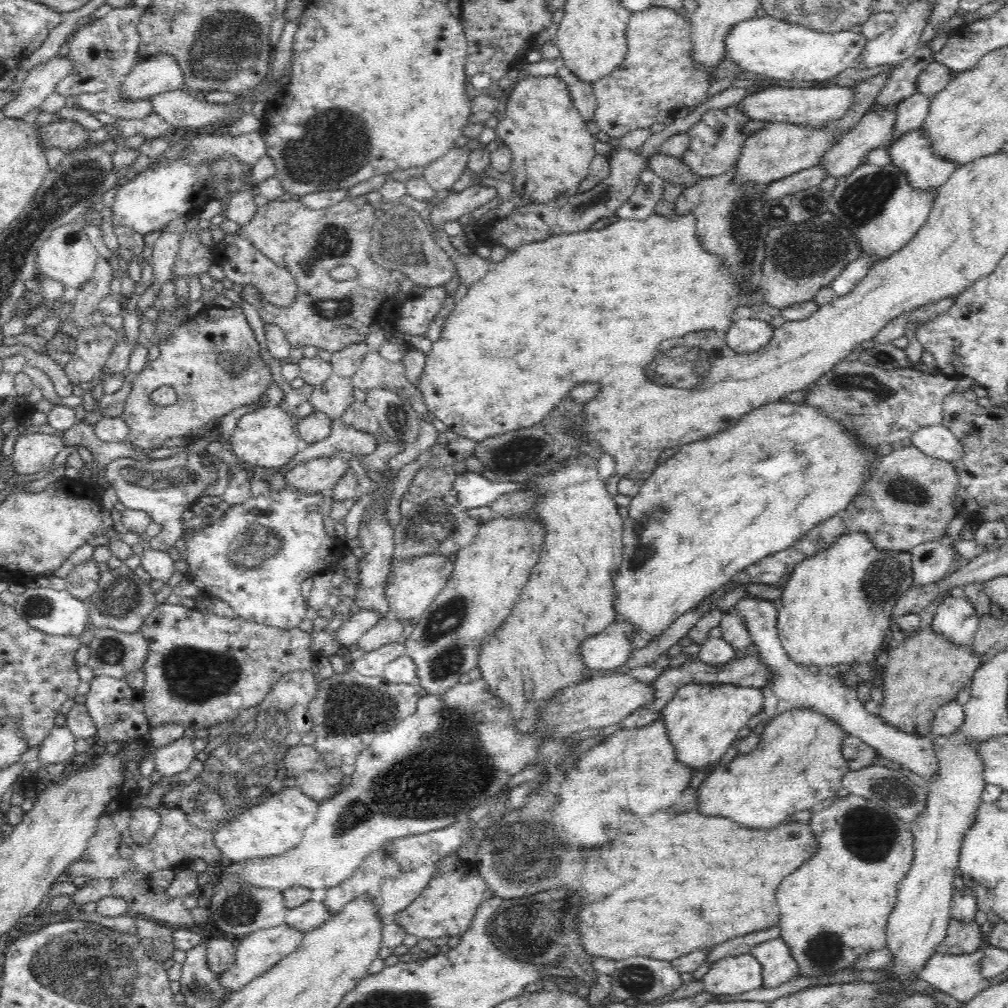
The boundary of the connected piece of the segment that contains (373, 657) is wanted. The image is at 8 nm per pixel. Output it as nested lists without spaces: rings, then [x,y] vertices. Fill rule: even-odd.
[[[390,642],[364,653],[361,658],[352,662],[351,668],[358,671],[362,677],[383,677],[386,666],[404,655],[406,655],[405,643]]]

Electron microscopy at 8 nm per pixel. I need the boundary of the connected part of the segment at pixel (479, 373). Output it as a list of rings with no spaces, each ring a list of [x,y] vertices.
[[[654,214],[646,220],[620,219],[604,230],[590,229],[580,234],[554,235],[546,240],[528,242],[520,246],[520,249],[508,253],[504,260],[494,263],[482,278],[470,284],[464,297],[455,300],[454,310],[444,318],[442,336],[432,343],[431,349],[425,354],[424,370],[422,376],[418,378],[416,388],[422,393],[422,399],[428,405],[429,412],[436,419],[442,420],[452,432],[479,443],[488,437],[534,426],[536,422],[544,420],[544,416],[548,416],[550,410],[554,410],[558,402],[562,402],[570,394],[572,388],[576,388],[582,382],[602,380],[608,372],[612,372],[616,364],[636,366],[636,364],[652,362],[658,344],[668,338],[684,336],[688,332],[698,332],[698,330],[710,332],[716,330],[726,334],[734,322],[749,318],[752,306],[762,300],[759,290],[752,298],[742,291],[740,281],[734,279],[732,273],[723,268],[721,259],[700,248],[700,241],[696,237],[696,226],[696,218],[692,214],[675,215],[672,218]]]

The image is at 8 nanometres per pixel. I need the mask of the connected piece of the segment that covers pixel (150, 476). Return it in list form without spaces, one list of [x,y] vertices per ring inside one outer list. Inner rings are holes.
[[[174,441],[174,445],[177,448],[176,453],[169,454],[168,457],[159,458],[159,459],[146,458],[146,460],[136,460],[134,456],[122,456],[107,464],[107,480],[109,484],[115,489],[115,492],[118,497],[118,501],[120,501],[125,506],[126,509],[141,510],[147,512],[148,515],[151,516],[151,519],[154,522],[157,522],[158,524],[162,524],[161,531],[155,537],[149,538],[150,547],[154,550],[168,551],[168,552],[170,548],[174,547],[174,543],[176,542],[176,540],[178,540],[183,534],[182,519],[180,519],[181,514],[184,514],[184,511],[188,510],[188,508],[193,505],[193,502],[196,502],[196,500],[201,496],[221,496],[222,494],[224,494],[229,483],[227,473],[230,467],[228,466],[228,464],[226,464],[226,462],[224,462],[224,460],[222,460],[222,458],[220,458],[220,456],[216,456],[216,454],[212,452],[208,452],[207,449],[204,449],[203,451],[199,451],[197,454],[191,452],[186,453],[185,451],[187,449],[188,444],[180,446],[180,445],[176,445]]]

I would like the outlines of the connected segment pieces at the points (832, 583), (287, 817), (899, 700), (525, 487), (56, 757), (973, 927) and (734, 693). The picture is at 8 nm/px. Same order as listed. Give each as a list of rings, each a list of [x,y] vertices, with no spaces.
[[[864,531],[842,535],[826,550],[820,551],[818,554],[812,555],[810,558],[804,559],[800,564],[797,564],[791,572],[791,576],[785,587],[783,587],[781,596],[783,605],[778,611],[777,627],[786,654],[792,659],[794,664],[806,668],[808,672],[818,672],[820,670],[826,670],[826,668],[854,668],[858,660],[860,660],[860,656],[874,654],[886,644],[887,638],[890,636],[888,628],[890,628],[890,622],[892,621],[891,614],[893,613],[893,608],[896,606],[898,599],[913,585],[913,562],[911,561],[911,554],[909,552],[878,550],[872,545],[872,541],[868,539],[868,535]]]
[[[283,787],[264,803],[250,807],[216,831],[214,844],[229,863],[245,863],[253,858],[278,856],[300,842],[306,826],[314,820],[320,802],[312,800],[294,787]]]
[[[930,627],[908,635],[904,642],[892,647],[887,656],[888,661],[881,672],[884,698],[879,703],[880,714],[876,716],[917,738],[927,737],[936,712],[944,704],[956,700],[959,690],[970,686],[975,672],[981,668],[978,655],[969,645],[956,647]]]
[[[580,454],[576,456],[568,456],[565,458],[566,462],[559,463],[560,468],[556,471],[547,471],[542,474],[534,474],[530,476],[530,479],[524,480],[521,483],[521,488],[518,491],[526,491],[526,493],[536,494],[536,502],[532,506],[532,511],[528,514],[529,518],[532,518],[534,522],[542,523],[544,530],[546,530],[546,538],[544,538],[544,546],[542,546],[542,556],[540,556],[540,562],[536,564],[536,568],[532,570],[530,574],[530,580],[528,584],[524,586],[512,614],[504,620],[504,624],[500,626],[500,630],[496,630],[496,634],[493,634],[482,645],[479,654],[478,668],[482,672],[483,680],[488,684],[489,690],[500,701],[503,701],[508,707],[512,708],[512,716],[515,721],[515,726],[520,733],[530,733],[536,726],[534,722],[538,720],[539,708],[542,707],[547,701],[550,701],[558,692],[571,685],[579,684],[581,681],[585,681],[585,672],[589,672],[589,669],[582,664],[582,660],[578,658],[578,652],[580,652],[580,642],[586,638],[586,636],[592,636],[592,634],[598,634],[602,632],[607,626],[614,623],[614,617],[617,615],[614,611],[614,588],[612,588],[612,578],[620,566],[620,560],[622,560],[622,516],[618,513],[619,506],[610,495],[610,492],[606,489],[606,482],[604,478],[598,473],[597,460],[589,454]]]
[[[54,725],[48,737],[41,743],[39,759],[46,763],[63,762],[71,764],[77,760],[76,736],[64,725]]]
[[[951,919],[946,938],[936,948],[937,953],[962,956],[974,954],[981,948],[982,932],[976,921],[962,923]]]
[[[688,684],[678,689],[670,703],[660,710],[659,720],[666,725],[676,761],[692,772],[702,772],[719,764],[739,737],[740,730],[752,716],[762,712],[763,705],[763,693],[754,687]]]

